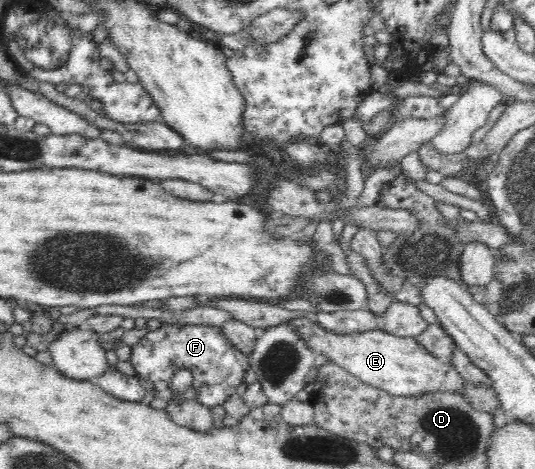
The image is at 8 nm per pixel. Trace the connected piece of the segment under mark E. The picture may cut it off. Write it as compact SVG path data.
M304 316L290 319L288 322L296 326L298 334L316 356L326 356L328 361L340 365L362 382L390 395L408 397L408 395L426 395L432 391L464 393L464 383L467 381L458 374L452 361L443 363L438 357L429 353L416 338L397 337L384 329L336 335Z

